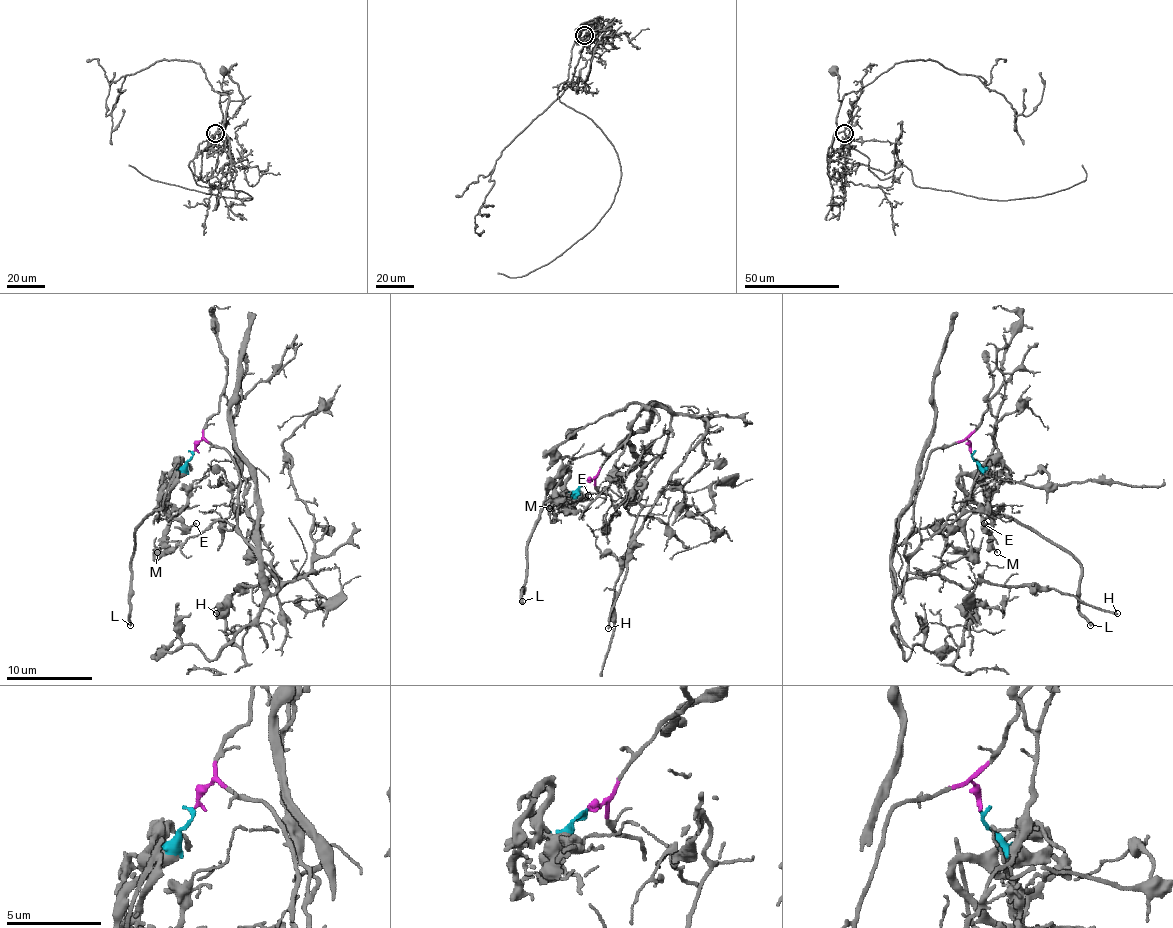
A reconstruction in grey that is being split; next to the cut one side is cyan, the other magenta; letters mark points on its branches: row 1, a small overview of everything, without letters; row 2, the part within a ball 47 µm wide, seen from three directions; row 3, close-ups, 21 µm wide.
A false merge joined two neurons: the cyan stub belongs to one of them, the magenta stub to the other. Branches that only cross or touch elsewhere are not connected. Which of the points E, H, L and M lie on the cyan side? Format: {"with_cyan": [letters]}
{"with_cyan": ["E", "L", "M"]}

